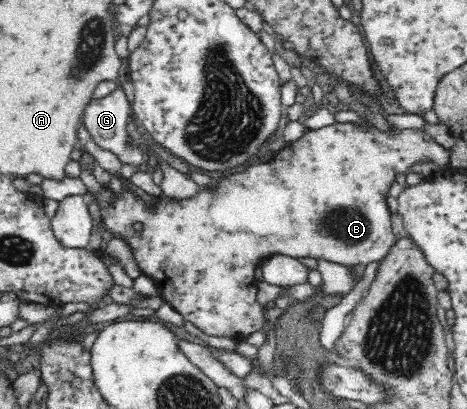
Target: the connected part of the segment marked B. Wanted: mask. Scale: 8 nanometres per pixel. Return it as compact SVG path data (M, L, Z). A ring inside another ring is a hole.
M338 123L334 126L326 126L326 128L320 128L320 130L307 130L306 134L292 142L292 144L286 143L284 148L276 152L272 159L272 164L268 160L268 164L260 164L260 166L250 166L250 168L244 168L241 172L233 173L232 176L220 178L216 181L216 186L210 189L207 187L200 188L200 194L190 198L190 200L170 200L163 195L157 196L156 202L146 202L134 192L125 189L121 194L114 196L112 190L108 187L102 187L100 208L102 221L106 223L108 231L114 235L114 238L118 237L128 241L130 247L132 247L132 253L136 261L138 261L139 268L142 272L148 274L156 283L160 284L160 291L163 292L164 302L172 305L175 310L180 312L184 316L185 321L192 323L202 334L206 336L212 336L212 338L231 338L238 342L244 342L251 334L259 332L265 328L265 316L262 315L262 306L258 303L257 298L257 286L258 275L256 274L256 268L267 258L284 254L292 258L322 258L336 264L344 265L346 267L362 265L364 268L372 261L381 261L384 256L388 254L388 251L392 248L392 245L397 241L398 236L392 233L391 229L391 214L386 203L386 194L390 188L390 184L394 182L396 174L406 174L410 172L410 168L416 164L416 162L435 162L440 168L440 171L445 171L446 166L450 166L450 154L448 150L444 150L441 146L433 144L421 129L418 128L404 128L398 129L391 127L389 132L382 132L375 126L368 127L367 125L358 125L355 123ZM134 223L142 223L142 232L137 234L133 230Z

